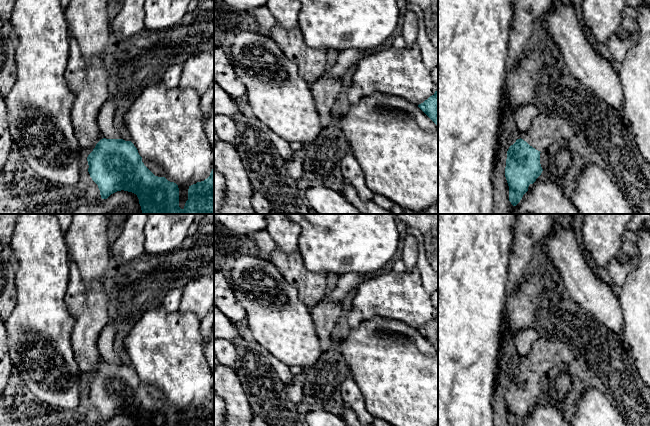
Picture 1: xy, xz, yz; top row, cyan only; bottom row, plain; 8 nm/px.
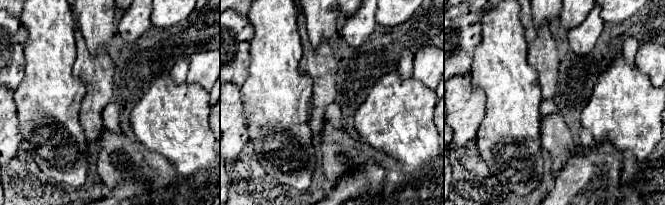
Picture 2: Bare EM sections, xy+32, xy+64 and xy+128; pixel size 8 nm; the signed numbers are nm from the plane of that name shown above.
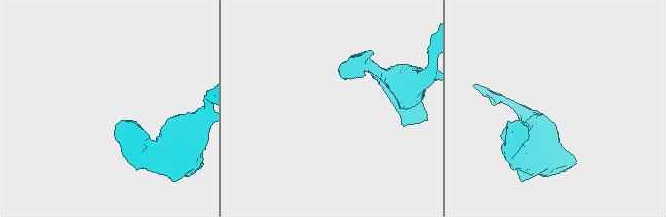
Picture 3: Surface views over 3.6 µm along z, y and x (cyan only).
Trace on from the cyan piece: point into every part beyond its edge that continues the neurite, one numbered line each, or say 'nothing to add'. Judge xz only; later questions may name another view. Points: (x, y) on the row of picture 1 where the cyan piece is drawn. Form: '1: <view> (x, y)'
nothing to add

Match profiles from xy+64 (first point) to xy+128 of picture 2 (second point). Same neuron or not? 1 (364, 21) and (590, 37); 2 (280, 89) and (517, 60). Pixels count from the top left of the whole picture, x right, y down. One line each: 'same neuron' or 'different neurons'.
1: same neuron
2: same neuron

